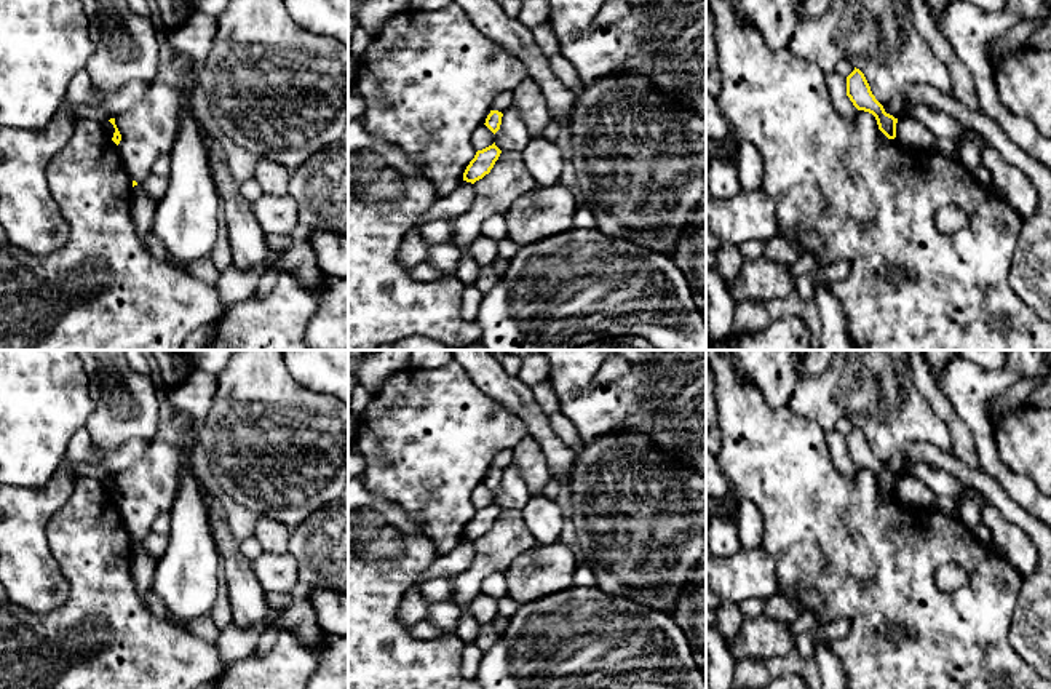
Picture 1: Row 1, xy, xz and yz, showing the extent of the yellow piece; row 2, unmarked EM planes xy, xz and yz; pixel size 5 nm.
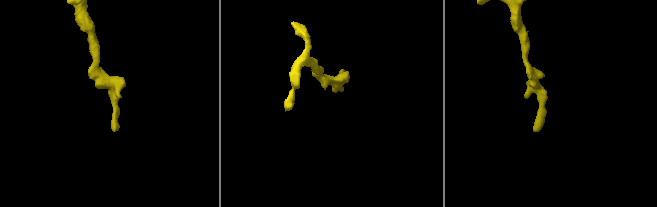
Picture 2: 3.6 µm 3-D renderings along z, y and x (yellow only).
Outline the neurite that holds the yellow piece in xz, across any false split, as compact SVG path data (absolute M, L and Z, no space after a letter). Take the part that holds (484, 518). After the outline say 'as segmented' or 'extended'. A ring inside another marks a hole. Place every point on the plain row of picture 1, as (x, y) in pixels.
M495 500L482 508L478 508L463 531L463 539L474 542L482 537L490 531L500 512L502 508L495 504Z | as segmented

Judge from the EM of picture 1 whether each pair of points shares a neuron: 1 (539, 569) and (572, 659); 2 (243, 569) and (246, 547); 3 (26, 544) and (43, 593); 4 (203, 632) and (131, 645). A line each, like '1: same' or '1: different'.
1: different
2: different
3: same
4: different

